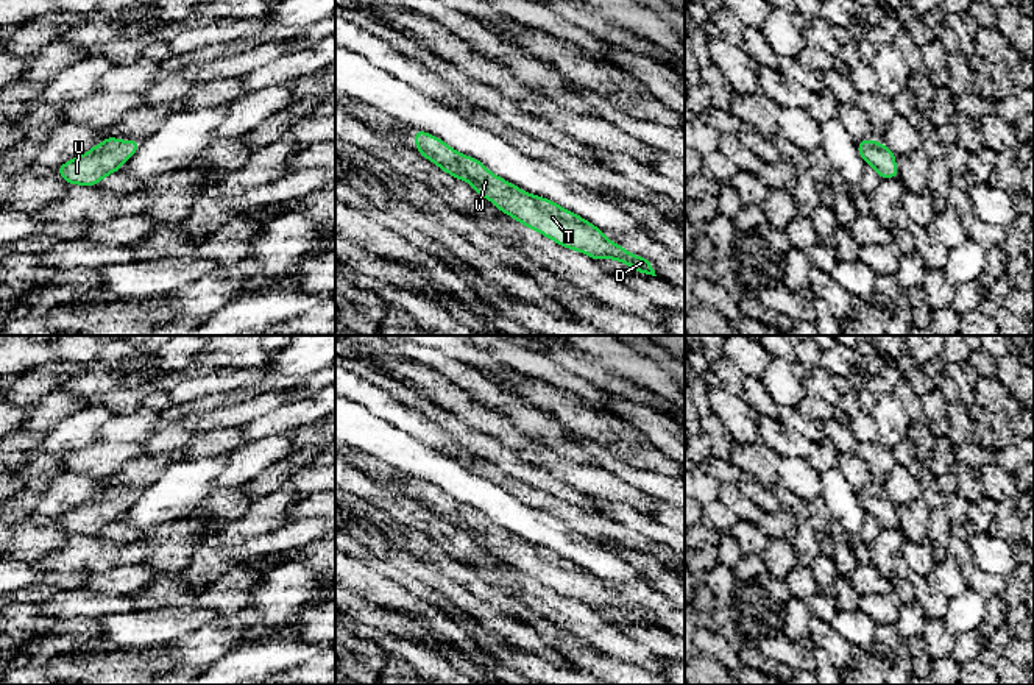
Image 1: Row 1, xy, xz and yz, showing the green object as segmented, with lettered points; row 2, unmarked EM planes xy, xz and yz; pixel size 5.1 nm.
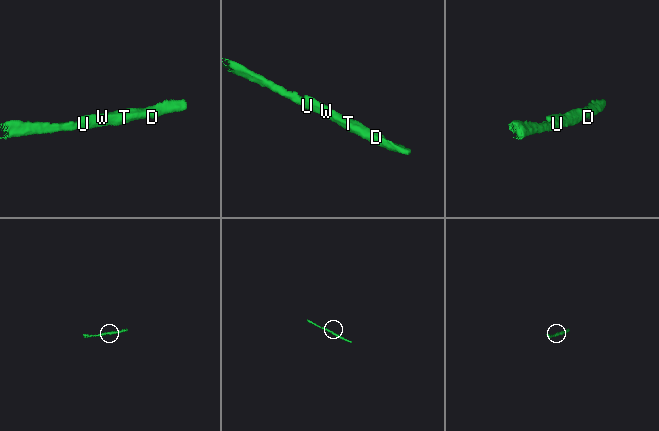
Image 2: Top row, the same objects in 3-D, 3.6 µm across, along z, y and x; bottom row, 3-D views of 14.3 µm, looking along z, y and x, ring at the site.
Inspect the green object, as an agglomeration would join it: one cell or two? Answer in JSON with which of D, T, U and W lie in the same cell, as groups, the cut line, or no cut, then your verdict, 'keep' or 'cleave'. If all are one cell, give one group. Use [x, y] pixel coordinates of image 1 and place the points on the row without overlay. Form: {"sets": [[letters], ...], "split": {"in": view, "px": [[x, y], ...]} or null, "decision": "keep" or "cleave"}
{"sets": [["D", "T", "U", "W"]], "split": null, "decision": "keep"}

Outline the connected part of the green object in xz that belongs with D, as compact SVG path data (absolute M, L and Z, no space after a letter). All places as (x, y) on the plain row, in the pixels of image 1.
M416 479L415 492L421 506L457 529L468 531L477 543L488 548L499 560L558 594L585 602L591 609L616 609L636 621L657 626L646 607L635 605L608 590L602 579L574 562L547 548L527 543L491 523L477 509L455 501L426 481Z

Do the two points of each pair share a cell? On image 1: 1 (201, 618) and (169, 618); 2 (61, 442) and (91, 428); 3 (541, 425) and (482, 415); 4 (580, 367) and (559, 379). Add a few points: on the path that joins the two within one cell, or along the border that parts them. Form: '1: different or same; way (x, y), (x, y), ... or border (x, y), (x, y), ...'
1: same; way (194, 618), (177, 618)
2: same; way (69, 434), (83, 428)
3: different; border (495, 406), (537, 443)
4: different; border (538, 351), (602, 389)

